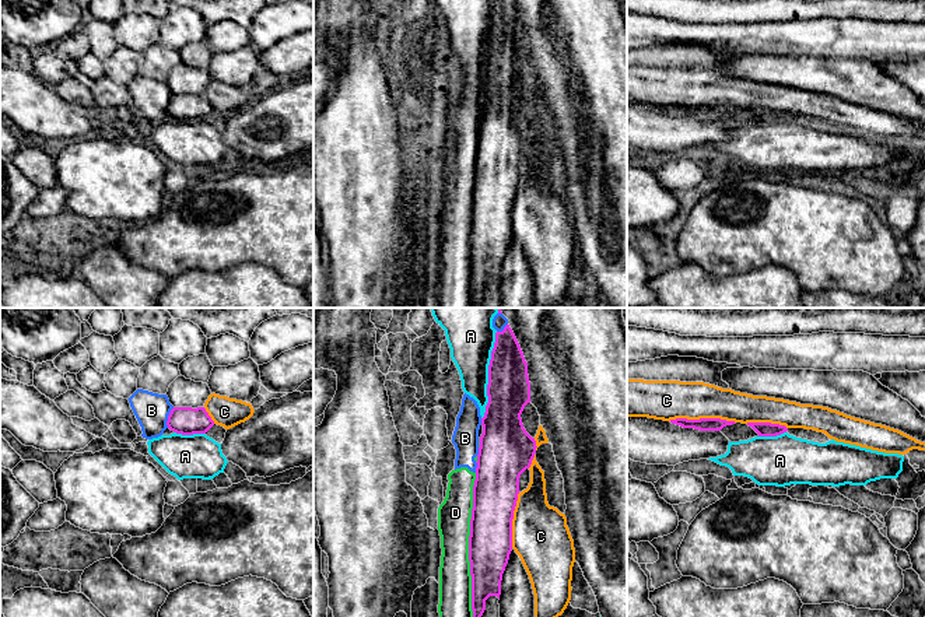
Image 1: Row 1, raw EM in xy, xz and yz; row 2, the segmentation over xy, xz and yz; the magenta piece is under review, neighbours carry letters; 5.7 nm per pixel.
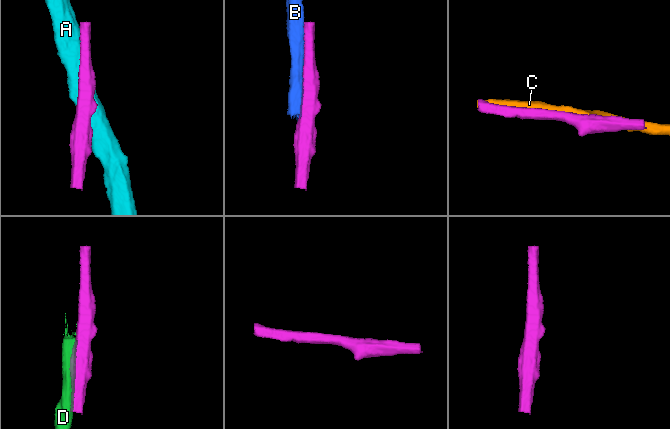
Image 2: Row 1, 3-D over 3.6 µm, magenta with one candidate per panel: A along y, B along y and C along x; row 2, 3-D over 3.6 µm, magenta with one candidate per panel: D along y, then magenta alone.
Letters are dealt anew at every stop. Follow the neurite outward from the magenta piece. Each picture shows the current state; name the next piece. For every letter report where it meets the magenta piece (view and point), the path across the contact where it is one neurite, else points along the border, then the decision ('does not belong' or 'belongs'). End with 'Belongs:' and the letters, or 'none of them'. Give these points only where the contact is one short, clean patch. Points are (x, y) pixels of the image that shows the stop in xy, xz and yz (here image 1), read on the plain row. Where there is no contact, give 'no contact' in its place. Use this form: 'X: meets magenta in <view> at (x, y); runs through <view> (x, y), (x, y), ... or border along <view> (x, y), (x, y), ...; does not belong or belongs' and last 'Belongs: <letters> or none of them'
A: meets magenta in xz at (489, 62); does not belong
B: meets magenta in xy at (168, 104); does not belong
C: meets magenta in yz at (703, 105); does not belong
D: meets magenta in xz at (469, 234); does not belong
Belongs: none of them

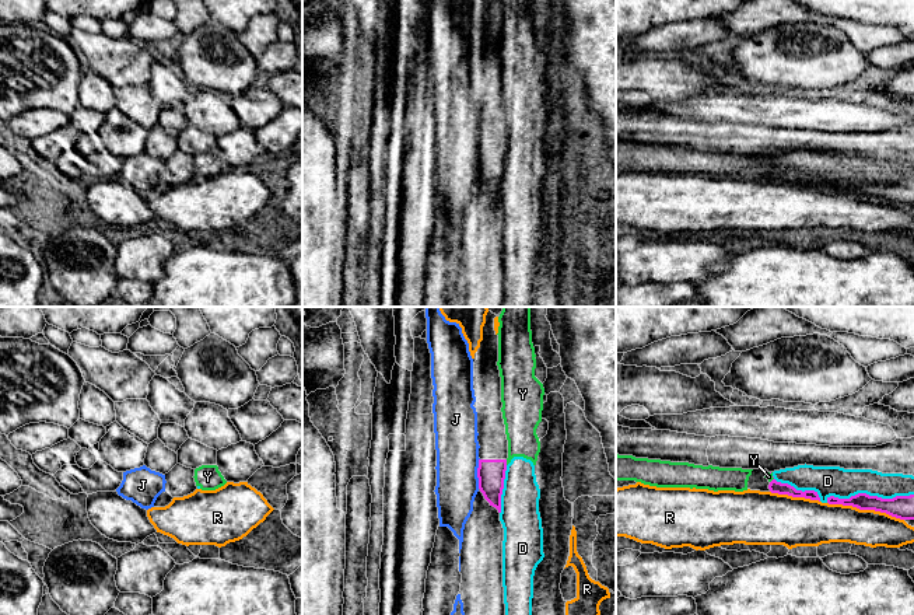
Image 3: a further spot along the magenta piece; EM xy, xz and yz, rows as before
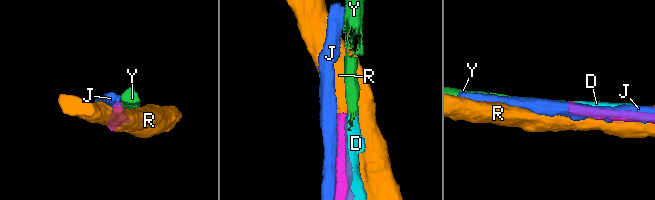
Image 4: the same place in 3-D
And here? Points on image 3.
D: meets magenta in yz at (868, 181); does not belong
J: meets magenta in xz at (477, 160); does not belong
R: meets magenta in yz at (865, 195); does not belong
Y: meets magenta in xz at (505, 149); border along xz (505, 146), (507, 150); does not belong
Belongs: none of them

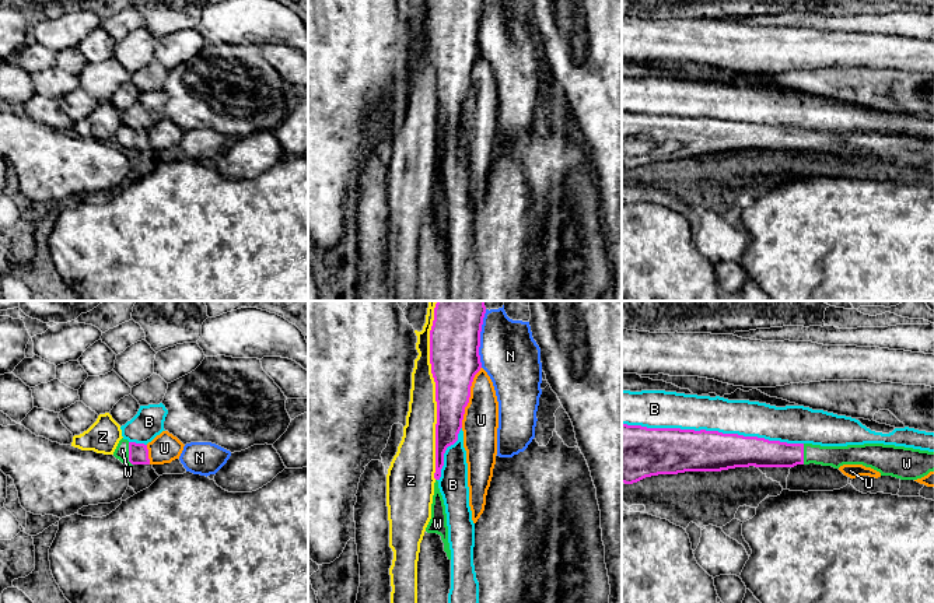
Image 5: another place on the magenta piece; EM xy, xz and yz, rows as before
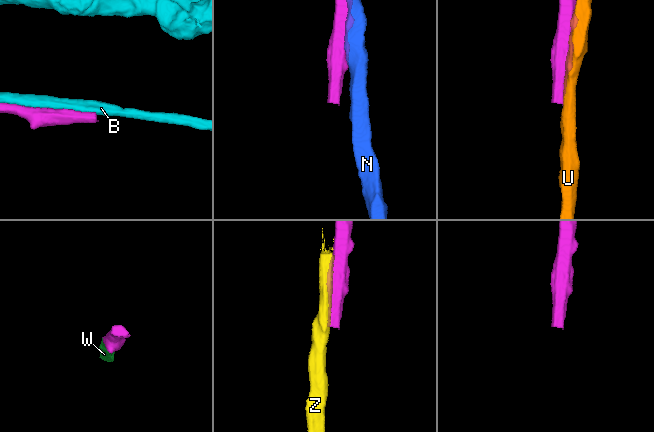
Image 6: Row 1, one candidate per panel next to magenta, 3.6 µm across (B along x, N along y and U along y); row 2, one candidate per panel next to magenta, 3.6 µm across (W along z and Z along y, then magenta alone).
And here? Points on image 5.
B: meets magenta in yz at (713, 118); does not belong
N: meets magenta in xz at (479, 27); does not belong
U: meets magenta in xz at (469, 83); does not belong
W: meets magenta in xy at (129, 140); runs through xy (137, 139), (129, 140), (122, 136); belongs
Z: meets magenta in xz at (436, 83); does not belong
Belongs: W

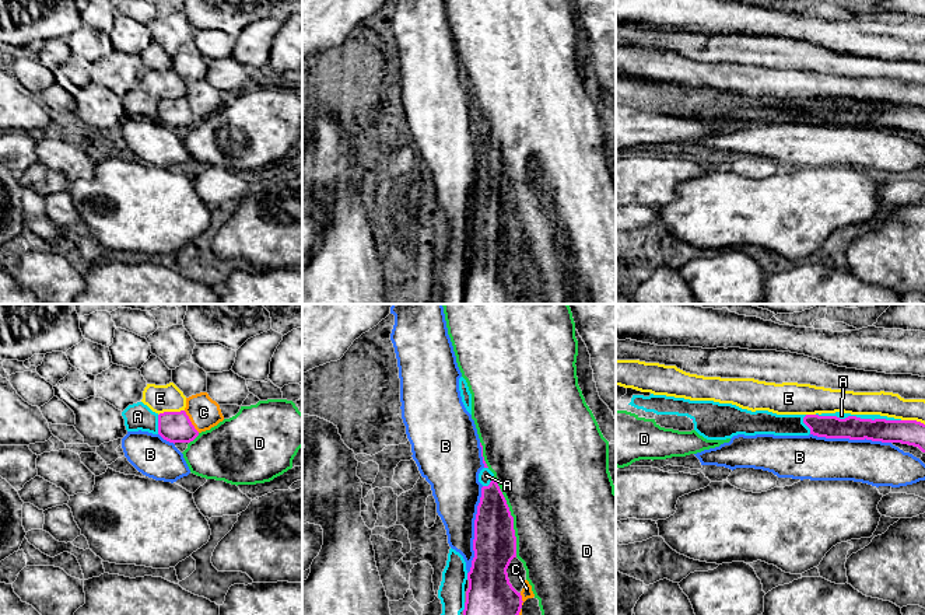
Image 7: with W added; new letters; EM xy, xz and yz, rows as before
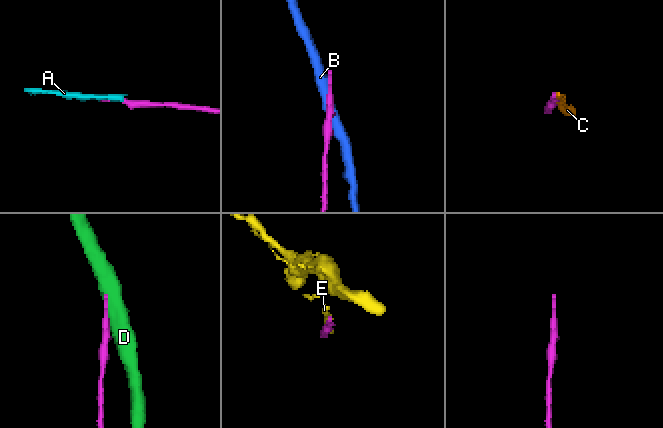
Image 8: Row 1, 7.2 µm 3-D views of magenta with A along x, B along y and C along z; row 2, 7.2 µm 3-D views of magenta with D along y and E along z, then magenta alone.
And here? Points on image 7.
A: meets magenta in yz at (858, 104); does not belong
B: meets magenta in xz at (475, 216); does not belong
C: meets magenta in xy at (191, 108); does not belong
D: meets magenta in xz at (512, 203); does not belong
E: meets magenta in xy at (171, 98); does not belong
Belongs: none of them

